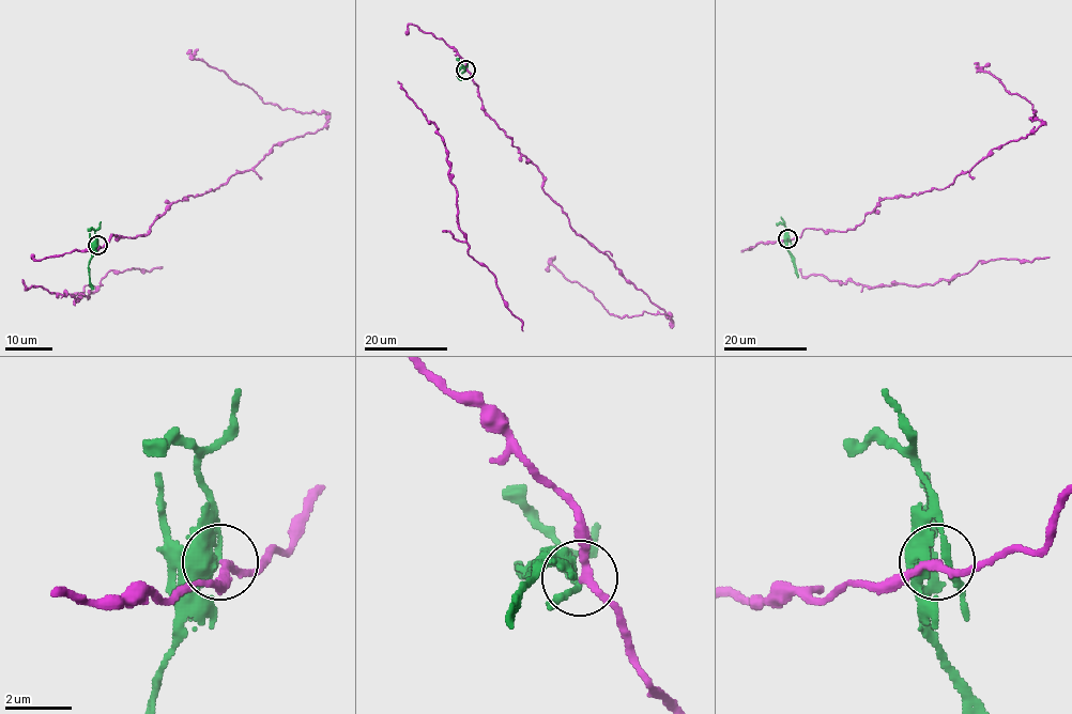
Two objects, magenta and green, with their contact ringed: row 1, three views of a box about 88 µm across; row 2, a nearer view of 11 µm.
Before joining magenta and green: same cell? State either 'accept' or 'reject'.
reject

